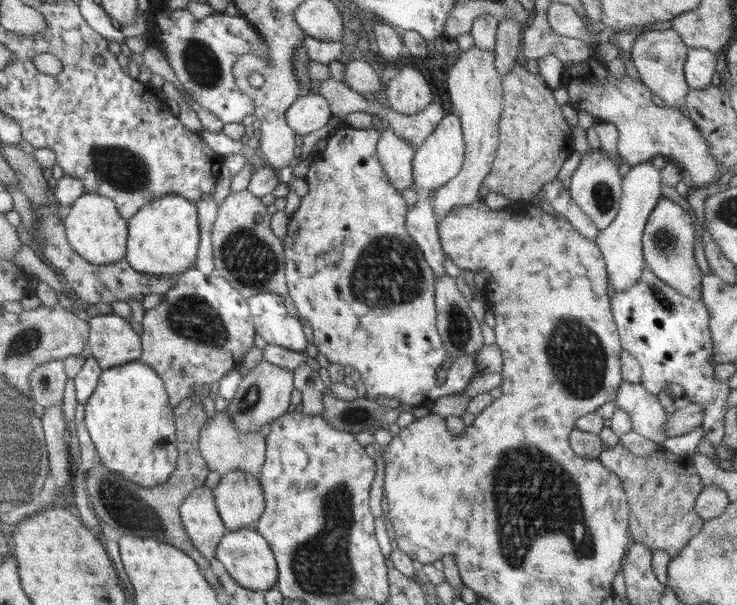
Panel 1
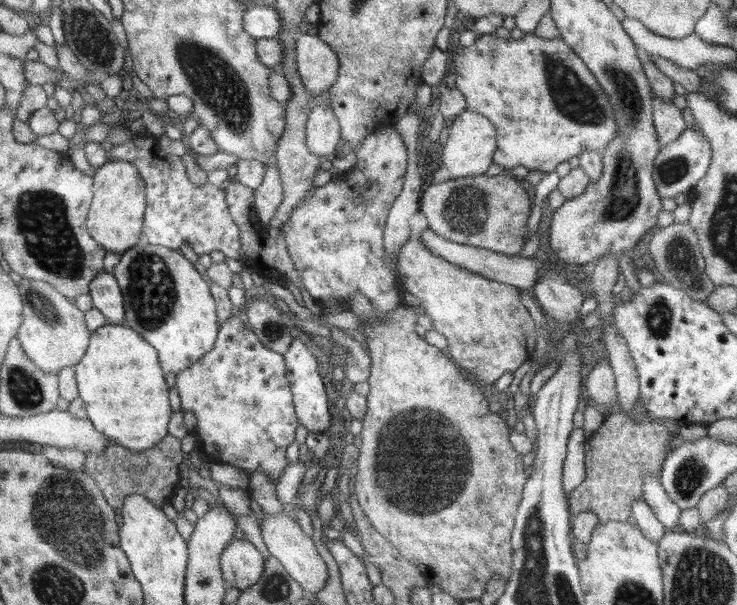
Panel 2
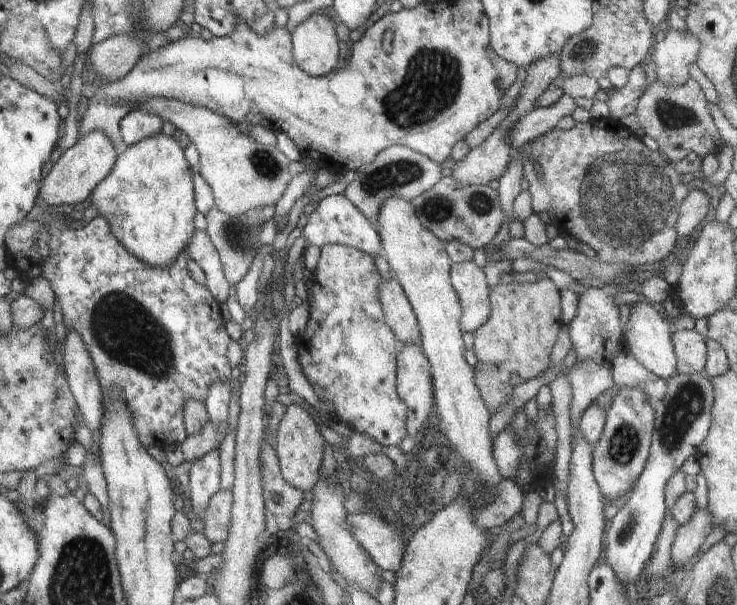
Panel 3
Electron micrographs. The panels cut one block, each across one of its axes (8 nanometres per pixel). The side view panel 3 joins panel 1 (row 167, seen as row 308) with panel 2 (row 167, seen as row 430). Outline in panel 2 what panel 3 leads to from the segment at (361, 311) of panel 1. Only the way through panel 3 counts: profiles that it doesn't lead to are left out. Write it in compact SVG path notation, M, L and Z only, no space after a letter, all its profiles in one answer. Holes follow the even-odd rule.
M382 127L380 129L376 129L374 133L370 133L370 135L365 136L365 139L362 141L362 144L354 150L354 153L357 158L357 163L355 166L350 169L348 172L341 175L340 181L341 183L336 183L334 180L331 180L326 185L322 187L316 187L311 191L309 197L301 202L298 206L295 206L292 209L290 218L288 222L285 222L285 225L280 228L282 230L283 235L285 236L285 243L292 257L292 262L294 264L295 270L300 275L302 284L304 288L310 293L310 296L316 300L323 308L325 308L325 303L329 300L338 300L338 298L342 298L344 303L340 303L341 305L348 305L350 301L350 296L360 293L364 294L368 300L372 303L374 310L380 311L381 313L389 313L393 310L396 310L398 307L405 305L400 298L400 280L398 274L398 258L397 256L391 256L388 254L383 247L383 232L385 229L385 224L387 221L387 216L389 215L390 207L393 205L394 199L401 193L403 189L403 182L405 179L405 172L407 169L407 145L406 141L404 141L400 134L395 130L394 127Z

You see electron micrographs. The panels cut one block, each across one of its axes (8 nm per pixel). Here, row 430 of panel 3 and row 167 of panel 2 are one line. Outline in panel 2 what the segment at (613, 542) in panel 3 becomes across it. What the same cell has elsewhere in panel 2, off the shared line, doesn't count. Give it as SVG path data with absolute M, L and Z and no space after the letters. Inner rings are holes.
M684 129L682 134L670 144L660 148L654 160L652 178L661 198L672 198L676 195L690 193L695 184L704 178L712 160L712 149L709 140L698 130Z

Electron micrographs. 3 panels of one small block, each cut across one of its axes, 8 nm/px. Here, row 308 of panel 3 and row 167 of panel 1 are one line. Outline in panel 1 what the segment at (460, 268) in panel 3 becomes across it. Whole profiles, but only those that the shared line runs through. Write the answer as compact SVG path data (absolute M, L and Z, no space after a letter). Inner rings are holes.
M473 47L461 52L460 58L450 67L448 96L455 108L455 116L461 121L465 142L465 157L460 172L434 192L433 211L438 221L452 208L480 200L480 185L490 172L499 147L499 119L503 110L504 91L501 74L494 66L494 53Z

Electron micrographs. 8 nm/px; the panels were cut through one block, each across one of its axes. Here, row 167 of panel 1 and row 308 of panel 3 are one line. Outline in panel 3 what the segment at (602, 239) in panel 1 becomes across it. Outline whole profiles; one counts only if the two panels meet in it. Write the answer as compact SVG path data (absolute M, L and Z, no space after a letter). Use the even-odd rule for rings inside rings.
M642 300L630 305L630 316L628 316L628 324L626 324L626 330L623 333L632 356L646 370L664 379L669 379L677 374L677 358L673 349L668 321L649 301Z

